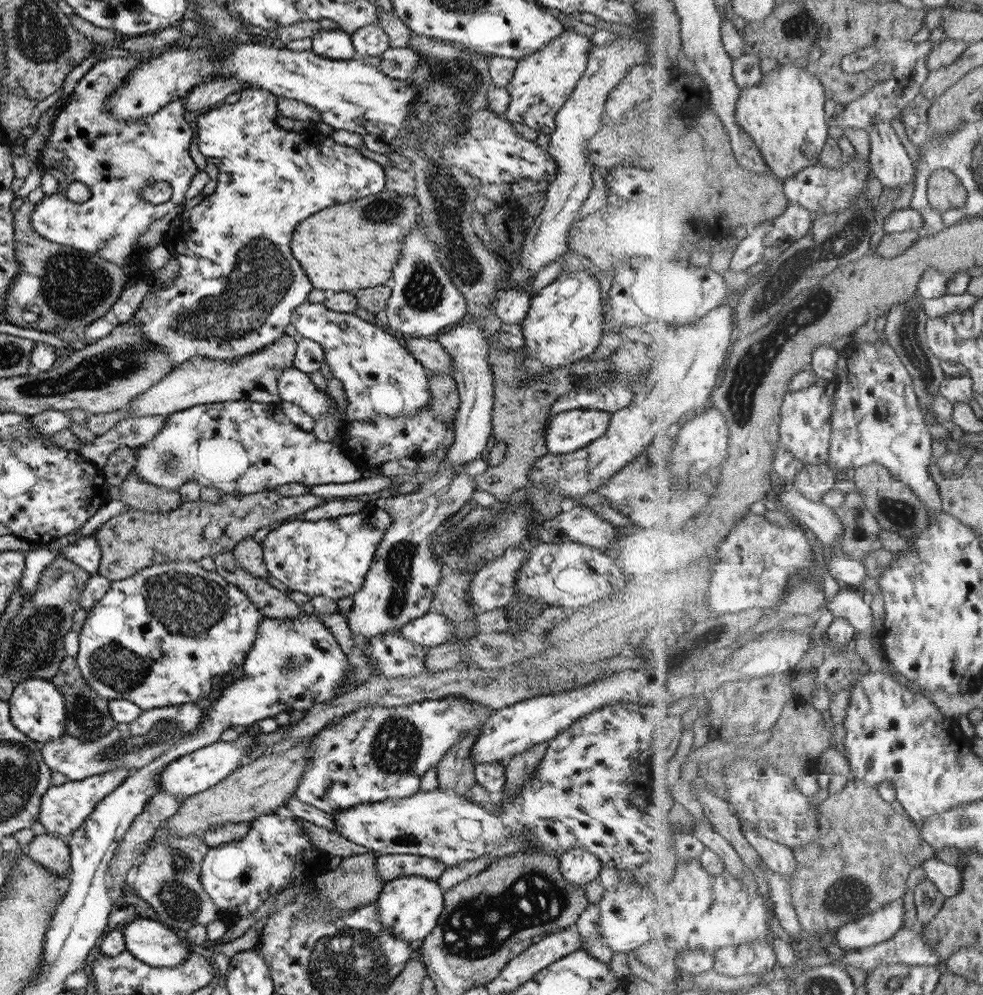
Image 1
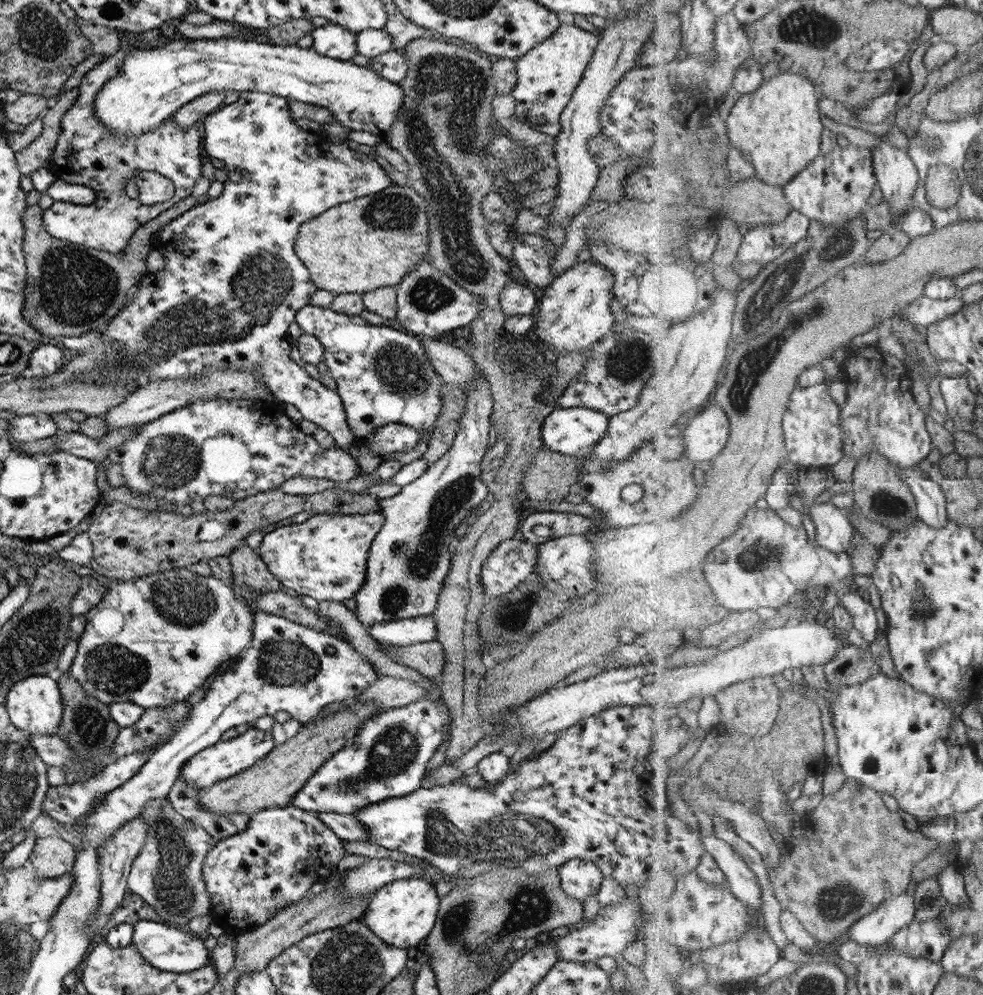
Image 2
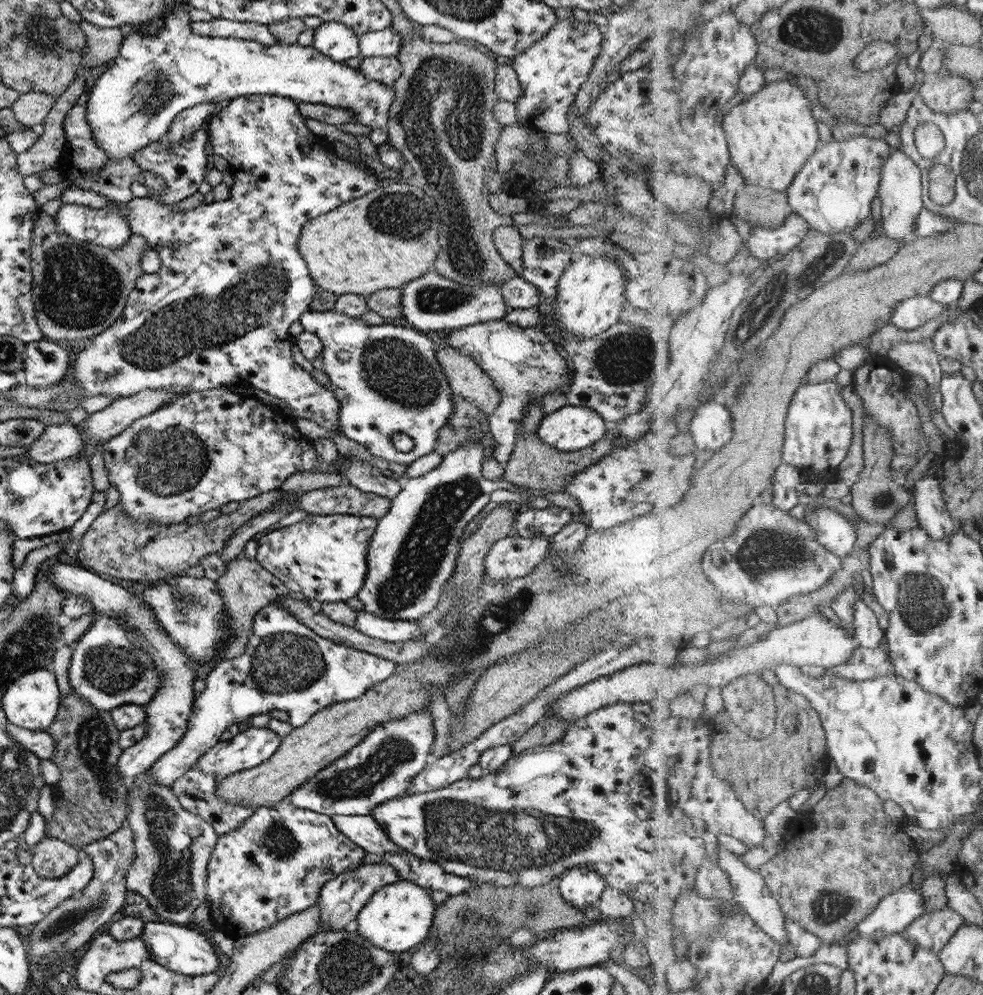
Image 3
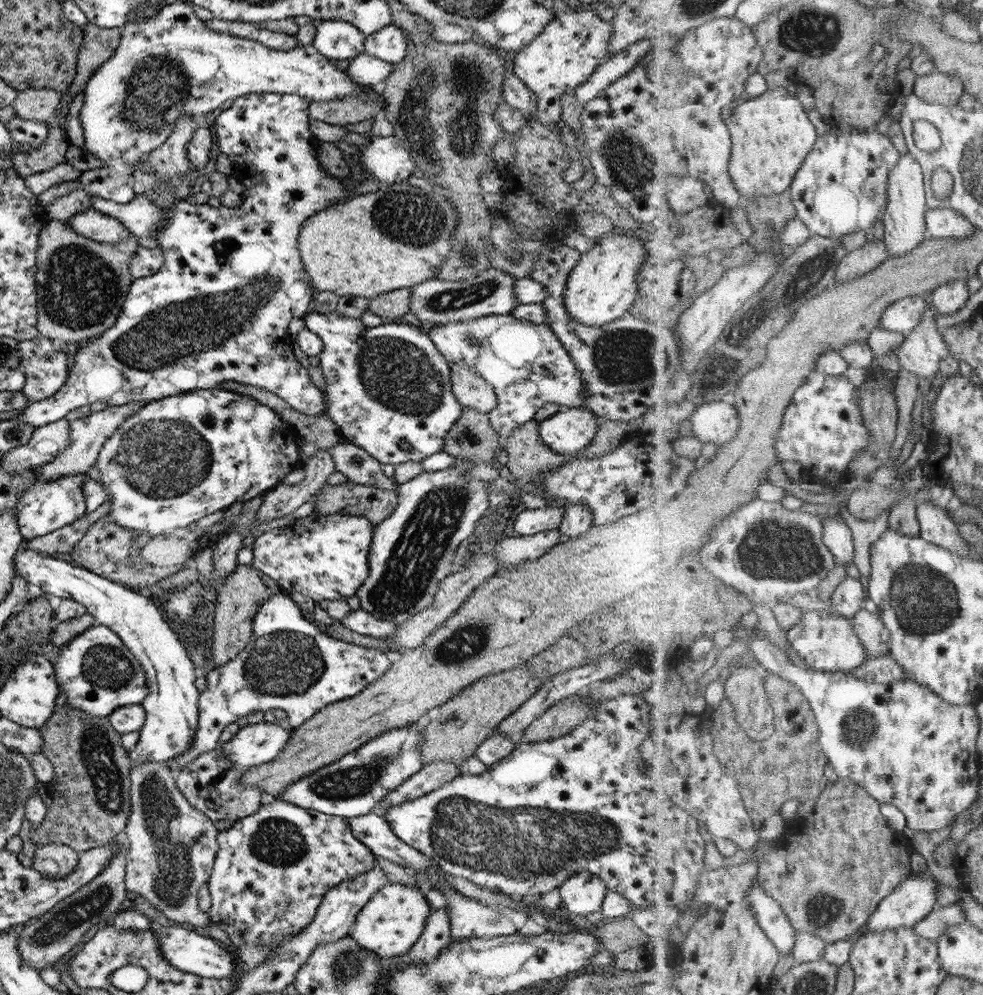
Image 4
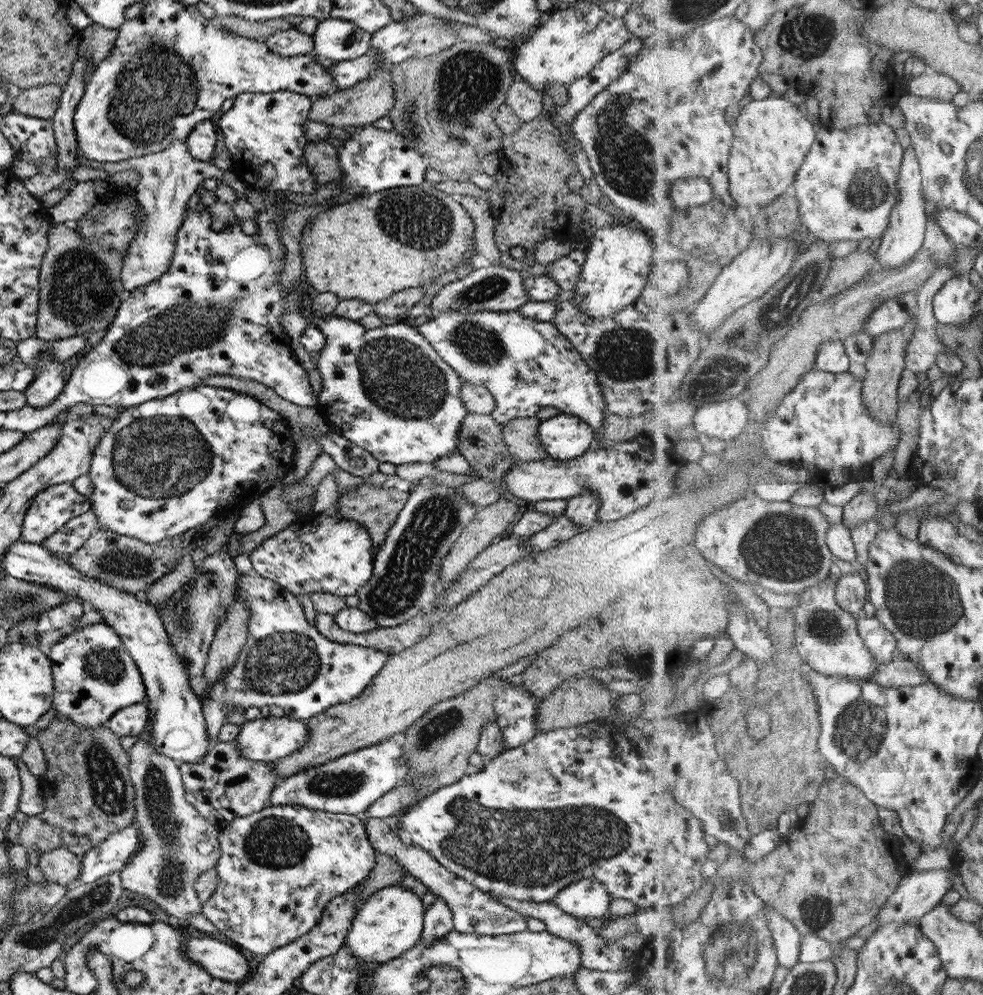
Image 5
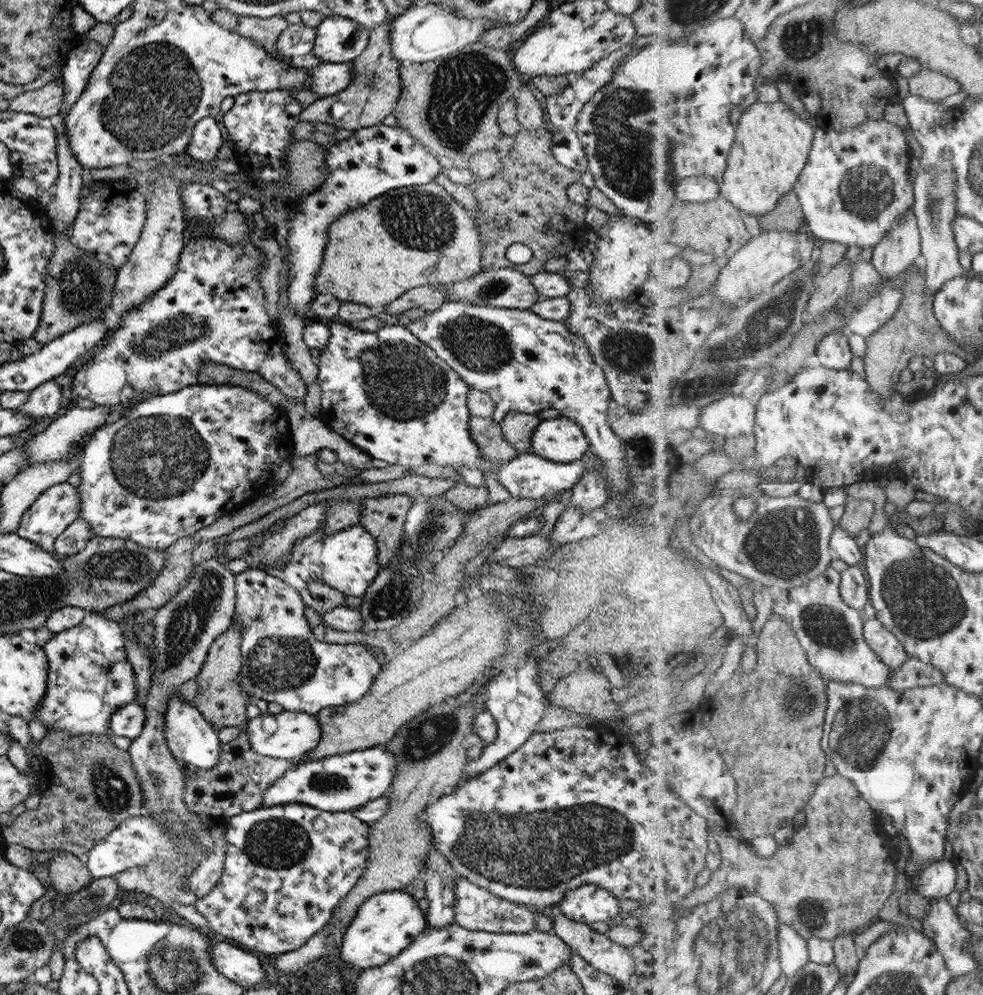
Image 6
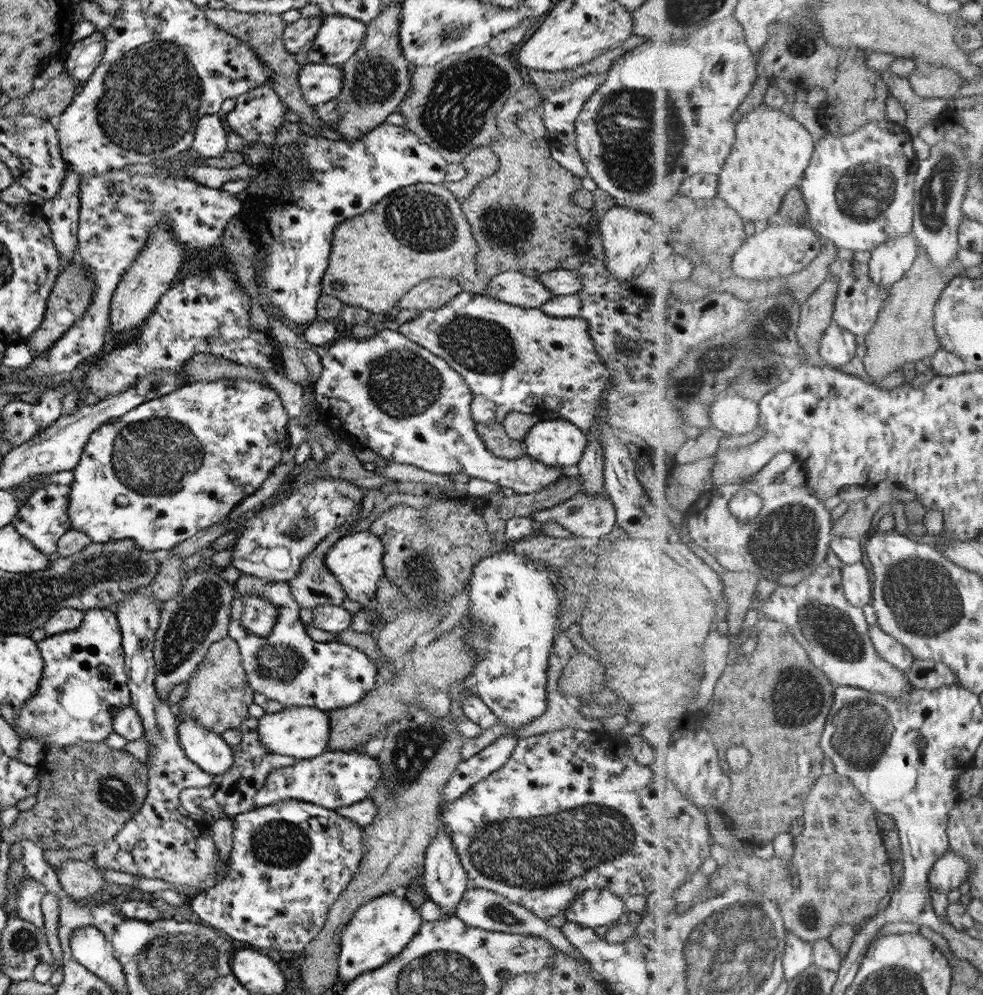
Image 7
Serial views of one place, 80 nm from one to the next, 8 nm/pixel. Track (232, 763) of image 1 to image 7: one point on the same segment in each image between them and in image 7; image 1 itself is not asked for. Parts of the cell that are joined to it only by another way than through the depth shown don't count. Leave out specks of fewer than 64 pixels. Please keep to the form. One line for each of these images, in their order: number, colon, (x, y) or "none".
2: (225, 758)
3: (250, 746)
4: (253, 744)
5: (269, 738)
6: (289, 735)
7: (299, 732)

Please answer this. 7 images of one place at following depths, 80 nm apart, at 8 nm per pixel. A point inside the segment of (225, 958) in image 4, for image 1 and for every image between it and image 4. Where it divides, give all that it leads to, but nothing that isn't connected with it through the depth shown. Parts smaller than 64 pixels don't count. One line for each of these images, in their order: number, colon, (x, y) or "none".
1: (149, 941)
2: (168, 948)
3: (177, 948)

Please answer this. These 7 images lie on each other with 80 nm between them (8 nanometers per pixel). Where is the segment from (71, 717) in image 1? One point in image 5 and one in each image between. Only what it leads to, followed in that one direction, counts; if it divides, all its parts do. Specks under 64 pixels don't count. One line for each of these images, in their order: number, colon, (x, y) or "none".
2: (85, 725)
3: (86, 751)
4: (90, 791)
5: (88, 795)

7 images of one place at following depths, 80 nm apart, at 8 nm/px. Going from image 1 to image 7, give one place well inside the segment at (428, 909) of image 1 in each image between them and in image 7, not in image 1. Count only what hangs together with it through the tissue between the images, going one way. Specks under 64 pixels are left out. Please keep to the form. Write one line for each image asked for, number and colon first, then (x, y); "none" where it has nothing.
2: (401, 913)
3: (399, 915)
4: (388, 925)
5: (389, 922)
6: (385, 923)
7: (379, 929)

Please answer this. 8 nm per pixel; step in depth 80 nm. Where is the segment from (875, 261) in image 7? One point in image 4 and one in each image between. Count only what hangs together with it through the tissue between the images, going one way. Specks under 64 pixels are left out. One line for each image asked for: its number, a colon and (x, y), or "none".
4: (905, 222)
5: (904, 238)
6: (902, 247)

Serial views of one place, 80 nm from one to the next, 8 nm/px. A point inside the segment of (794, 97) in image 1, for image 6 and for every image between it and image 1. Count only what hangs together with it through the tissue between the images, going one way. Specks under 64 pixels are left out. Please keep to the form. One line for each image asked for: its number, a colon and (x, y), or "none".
2: (778, 127)
3: (772, 134)
4: (772, 135)
5: (772, 137)
6: (773, 145)

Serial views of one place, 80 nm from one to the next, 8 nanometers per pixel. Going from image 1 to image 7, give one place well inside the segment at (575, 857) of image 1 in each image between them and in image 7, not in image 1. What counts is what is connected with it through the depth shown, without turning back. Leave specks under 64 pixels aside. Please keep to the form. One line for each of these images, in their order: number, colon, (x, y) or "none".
2: (579, 878)
3: (579, 886)
4: (582, 893)
5: (584, 898)
6: (587, 904)
7: (592, 908)

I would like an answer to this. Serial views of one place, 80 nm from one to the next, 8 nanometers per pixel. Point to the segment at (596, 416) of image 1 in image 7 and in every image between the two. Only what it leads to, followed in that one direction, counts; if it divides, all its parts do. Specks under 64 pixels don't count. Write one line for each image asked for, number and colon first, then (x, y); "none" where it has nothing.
2: (567, 431)
3: (570, 428)
4: (567, 431)
5: (563, 437)
6: (559, 440)
7: (556, 443)

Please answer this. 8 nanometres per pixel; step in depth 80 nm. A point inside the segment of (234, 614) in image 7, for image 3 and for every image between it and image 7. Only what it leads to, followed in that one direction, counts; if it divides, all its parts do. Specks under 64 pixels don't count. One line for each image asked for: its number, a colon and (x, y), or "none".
3: (285, 666)
4: (287, 663)
5: (285, 662)
6: (282, 663)

